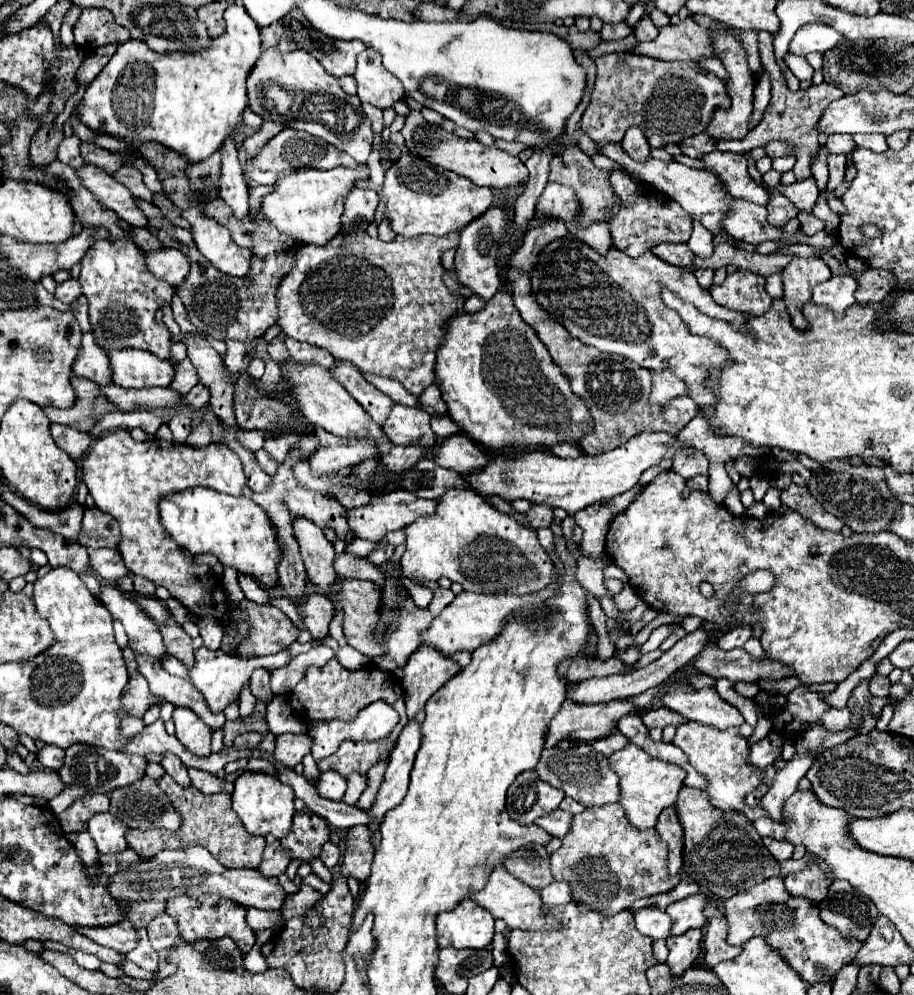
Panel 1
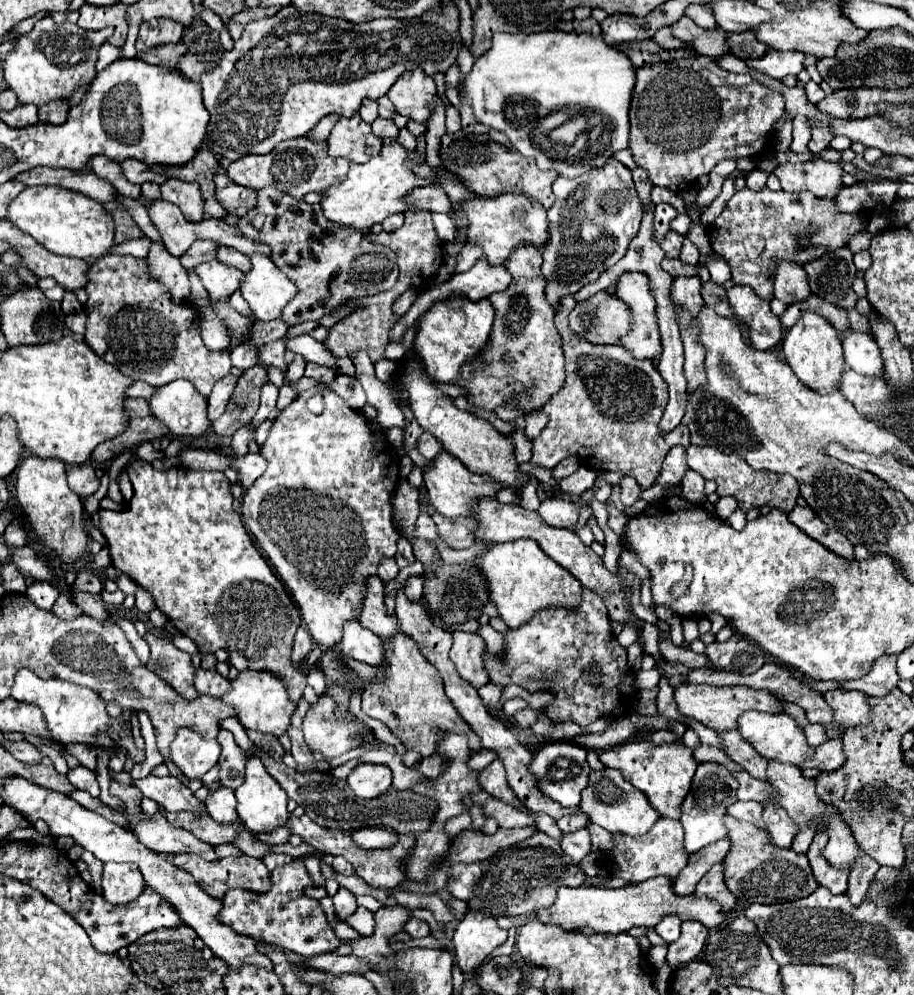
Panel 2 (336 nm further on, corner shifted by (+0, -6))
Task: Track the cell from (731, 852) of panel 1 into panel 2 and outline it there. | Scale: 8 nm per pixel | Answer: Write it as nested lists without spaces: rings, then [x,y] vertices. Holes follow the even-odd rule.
[[[725,815],[723,823],[727,827],[731,849],[721,863],[727,889],[737,897],[737,911],[745,909],[751,903],[783,903],[801,899],[807,897],[809,891],[815,891],[815,887],[819,887],[811,875],[811,867],[805,855],[795,855],[795,851],[791,849],[783,851],[779,847],[771,847],[771,843],[767,843],[767,831],[747,821],[737,821],[731,815]]]

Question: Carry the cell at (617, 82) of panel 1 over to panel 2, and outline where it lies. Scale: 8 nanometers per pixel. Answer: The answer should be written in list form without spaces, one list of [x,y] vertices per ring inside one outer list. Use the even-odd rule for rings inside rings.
[[[685,57],[685,59],[675,59],[669,63],[651,63],[647,67],[639,67],[637,69],[637,83],[631,95],[631,107],[629,107],[629,123],[631,123],[631,135],[629,135],[629,149],[633,153],[633,159],[637,165],[645,167],[649,173],[649,179],[653,185],[659,187],[677,187],[681,181],[691,183],[695,181],[699,175],[707,175],[717,161],[721,159],[737,159],[737,157],[759,157],[759,151],[767,151],[767,147],[771,145],[771,133],[773,133],[773,123],[783,115],[783,107],[785,101],[779,93],[763,87],[761,83],[757,83],[755,79],[751,79],[749,75],[737,75],[737,73],[729,73],[723,71],[715,65],[715,61],[711,57]]]

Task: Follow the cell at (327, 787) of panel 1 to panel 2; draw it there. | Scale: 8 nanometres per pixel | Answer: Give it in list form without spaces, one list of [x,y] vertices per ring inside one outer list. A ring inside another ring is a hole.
[[[359,763],[347,777],[349,789],[361,799],[373,799],[391,787],[391,769],[387,765]]]

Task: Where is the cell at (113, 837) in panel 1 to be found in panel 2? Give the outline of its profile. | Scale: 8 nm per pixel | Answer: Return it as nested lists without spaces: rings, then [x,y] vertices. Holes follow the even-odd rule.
[[[107,863],[103,867],[103,897],[113,905],[129,903],[143,889],[145,881],[135,863]]]

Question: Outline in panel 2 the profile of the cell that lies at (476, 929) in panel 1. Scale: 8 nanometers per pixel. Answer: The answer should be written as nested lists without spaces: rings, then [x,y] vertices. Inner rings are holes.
[[[467,911],[453,935],[457,967],[465,975],[475,973],[485,957],[495,947],[505,943],[505,939],[507,931],[497,927],[497,921],[493,917],[487,917],[481,911]]]

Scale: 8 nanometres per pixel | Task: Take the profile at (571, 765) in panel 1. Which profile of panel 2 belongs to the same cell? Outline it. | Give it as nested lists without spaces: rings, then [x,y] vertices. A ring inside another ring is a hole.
[[[605,767],[603,771],[591,771],[589,783],[581,793],[579,807],[589,815],[591,823],[601,825],[607,831],[621,831],[627,835],[643,835],[653,827],[655,819],[659,819],[653,807],[649,807],[647,797],[611,767]]]

